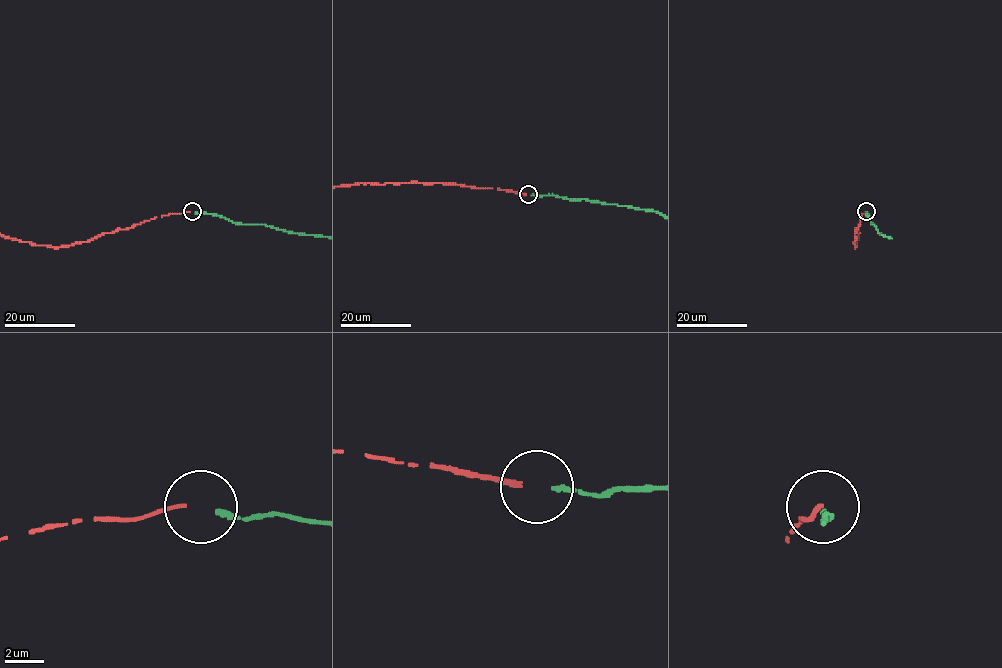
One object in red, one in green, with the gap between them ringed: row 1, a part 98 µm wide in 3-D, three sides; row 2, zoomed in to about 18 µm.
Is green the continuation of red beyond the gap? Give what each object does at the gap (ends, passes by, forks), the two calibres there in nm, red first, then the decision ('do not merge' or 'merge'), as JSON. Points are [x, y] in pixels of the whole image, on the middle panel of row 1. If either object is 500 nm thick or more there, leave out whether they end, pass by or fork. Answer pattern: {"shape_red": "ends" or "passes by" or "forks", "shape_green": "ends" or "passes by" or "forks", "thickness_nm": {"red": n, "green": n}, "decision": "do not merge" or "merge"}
{"shape_red": "ends", "shape_green": "ends", "thickness_nm": {"red": 220, "green": 280}, "decision": "do not merge"}

